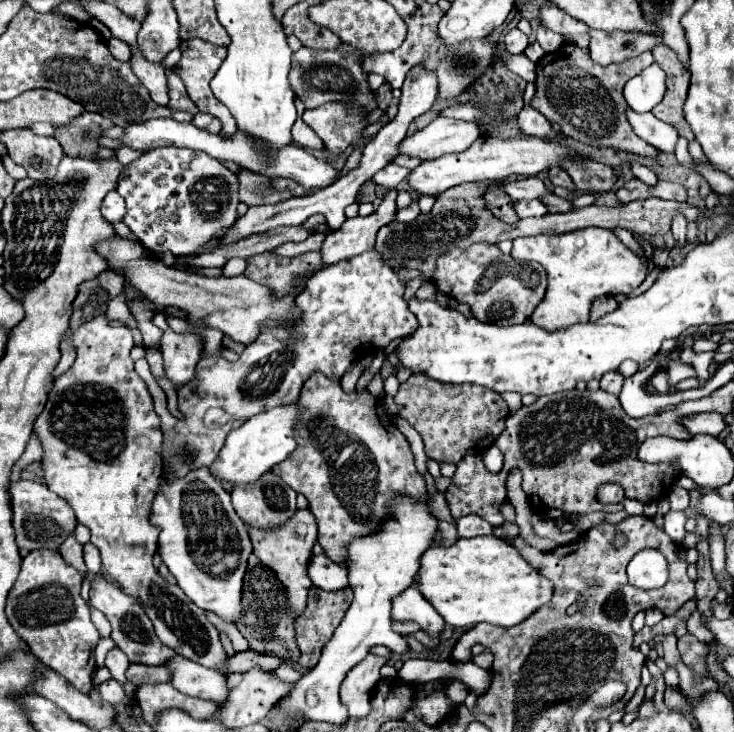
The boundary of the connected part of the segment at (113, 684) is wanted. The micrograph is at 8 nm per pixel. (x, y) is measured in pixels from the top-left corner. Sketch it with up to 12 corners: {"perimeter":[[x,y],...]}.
{"perimeter":[[115,678],[99,686],[101,698],[117,706],[127,696]]}

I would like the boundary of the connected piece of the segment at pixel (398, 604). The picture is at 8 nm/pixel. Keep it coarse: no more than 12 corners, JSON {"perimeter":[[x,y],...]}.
{"perimeter":[[415,586],[393,598],[391,620],[439,636],[445,620]]}

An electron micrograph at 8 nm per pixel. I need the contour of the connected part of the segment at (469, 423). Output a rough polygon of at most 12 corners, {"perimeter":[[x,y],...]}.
{"perimeter":[[415,374],[399,416],[425,454],[457,464],[505,430],[507,402],[477,384]]}

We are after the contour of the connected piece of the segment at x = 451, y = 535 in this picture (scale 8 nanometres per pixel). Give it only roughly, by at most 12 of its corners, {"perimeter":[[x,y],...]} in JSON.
{"perimeter":[[438,521],[442,546],[460,538],[455,523]]}

